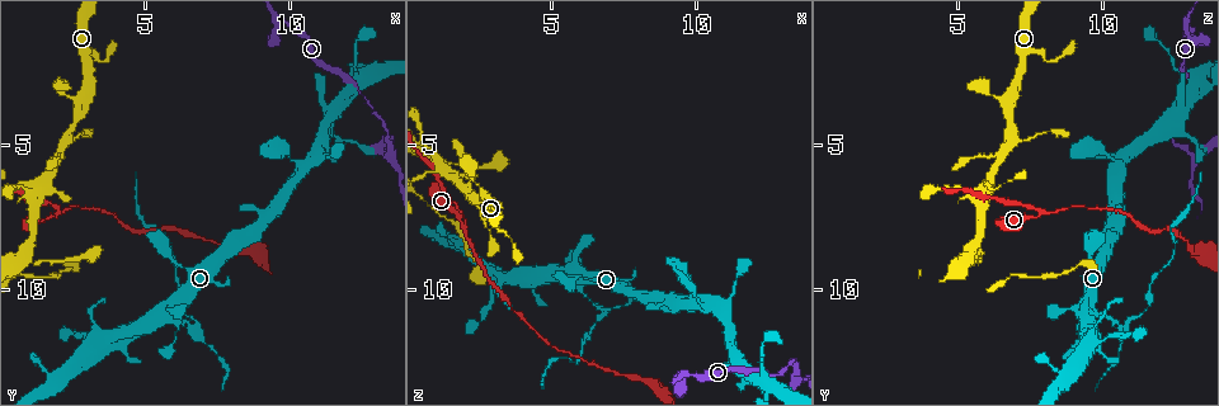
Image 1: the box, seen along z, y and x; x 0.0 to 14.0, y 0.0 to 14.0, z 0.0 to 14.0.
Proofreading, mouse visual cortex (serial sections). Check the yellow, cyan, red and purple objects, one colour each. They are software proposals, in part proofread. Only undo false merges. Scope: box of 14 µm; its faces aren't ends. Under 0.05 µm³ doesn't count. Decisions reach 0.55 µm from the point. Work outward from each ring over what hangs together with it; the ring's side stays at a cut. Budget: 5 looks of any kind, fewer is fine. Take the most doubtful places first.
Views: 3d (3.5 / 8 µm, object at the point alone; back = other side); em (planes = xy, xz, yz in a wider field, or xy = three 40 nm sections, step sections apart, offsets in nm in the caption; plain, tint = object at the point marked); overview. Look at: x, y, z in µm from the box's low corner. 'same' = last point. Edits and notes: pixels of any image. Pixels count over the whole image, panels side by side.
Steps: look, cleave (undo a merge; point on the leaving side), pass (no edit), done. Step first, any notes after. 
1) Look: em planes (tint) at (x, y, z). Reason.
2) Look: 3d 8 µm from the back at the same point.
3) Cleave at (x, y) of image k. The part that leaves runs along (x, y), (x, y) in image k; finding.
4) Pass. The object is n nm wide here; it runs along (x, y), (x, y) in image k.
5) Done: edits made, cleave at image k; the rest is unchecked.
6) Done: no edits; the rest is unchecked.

Look: 3d 3.5 µm at (1.9, 7.4, 7.8). Sharp bend.

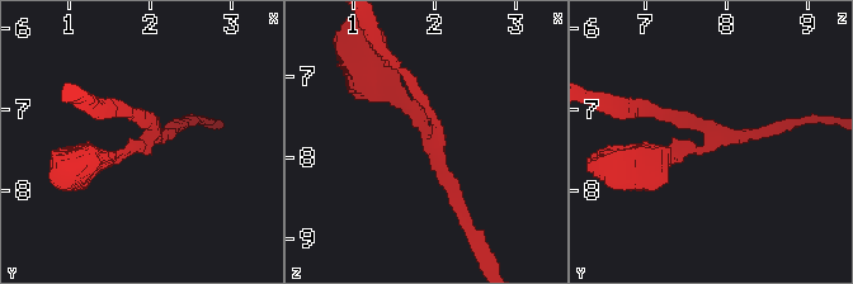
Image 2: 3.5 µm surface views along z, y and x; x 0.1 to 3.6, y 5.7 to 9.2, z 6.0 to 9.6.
Look: em xy step 3 (tint) at (2.00, 7.35, 7.80).

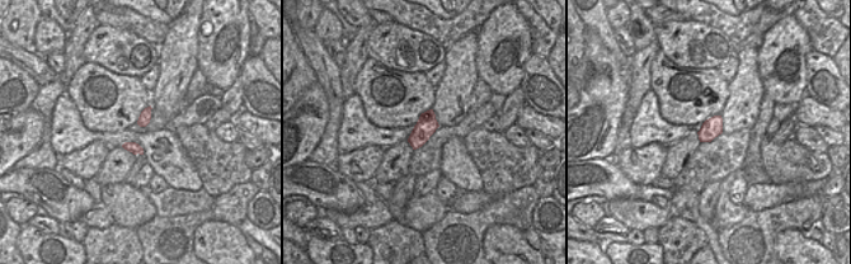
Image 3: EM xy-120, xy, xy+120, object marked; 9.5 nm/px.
Pass. It runs along (378, 88), (418, 117), (465, 218) in image 2; one cell here.

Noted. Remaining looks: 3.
Look: 3d 3.5 µm at (6.7, 11.4, 10.7). Sharp bend.

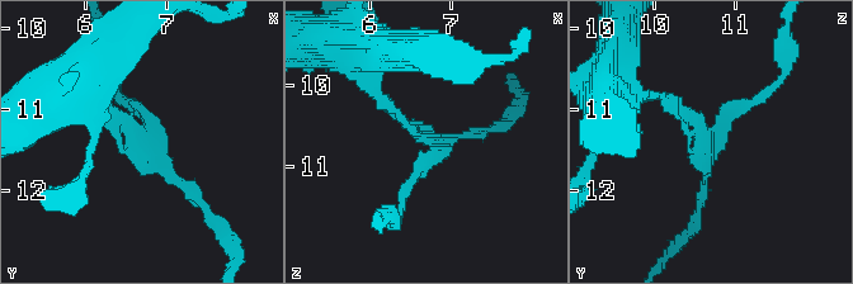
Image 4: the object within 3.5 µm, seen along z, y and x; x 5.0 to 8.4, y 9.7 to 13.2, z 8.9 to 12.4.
Look: em xy step 3 (tint) at (6.65, 11.35, 10.60). Now the EM.

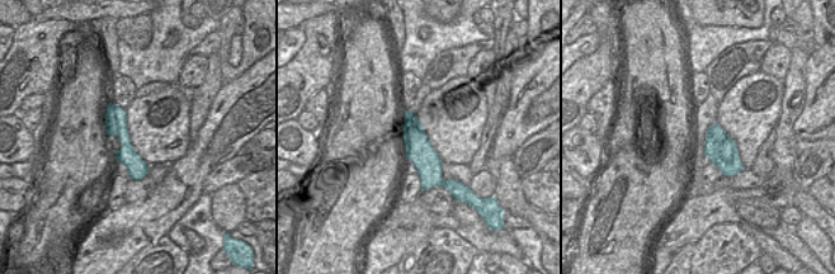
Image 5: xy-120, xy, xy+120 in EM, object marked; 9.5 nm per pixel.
Cleave at (423, 173) of image 4. Two cells meet here.

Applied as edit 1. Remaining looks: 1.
Done: edits made, cleave at image 4; the rest is unchecked.

